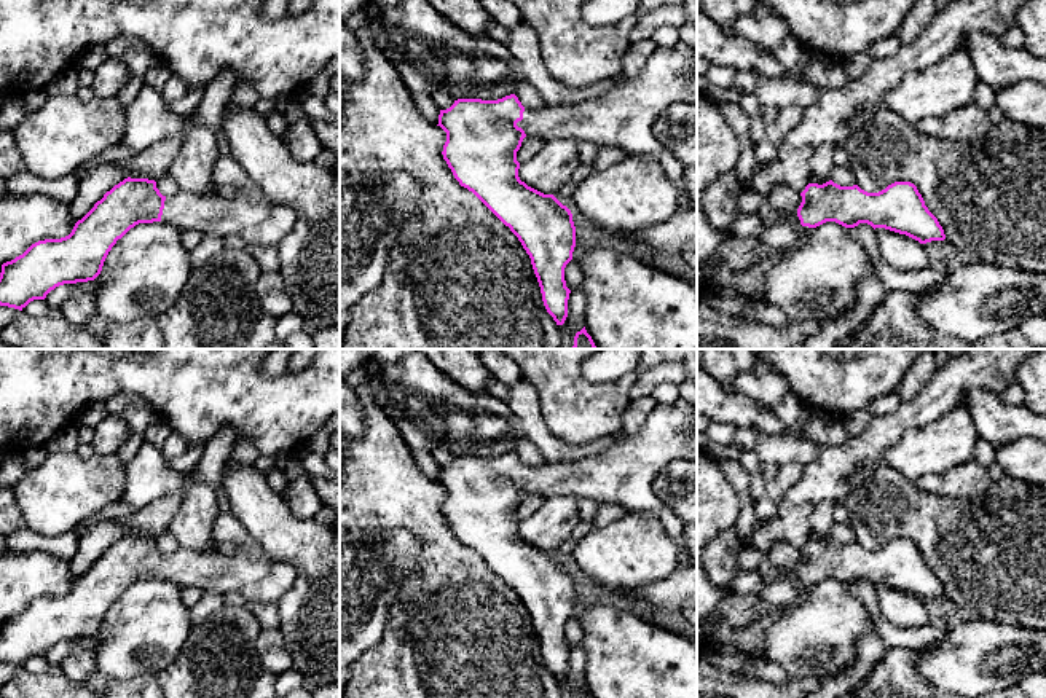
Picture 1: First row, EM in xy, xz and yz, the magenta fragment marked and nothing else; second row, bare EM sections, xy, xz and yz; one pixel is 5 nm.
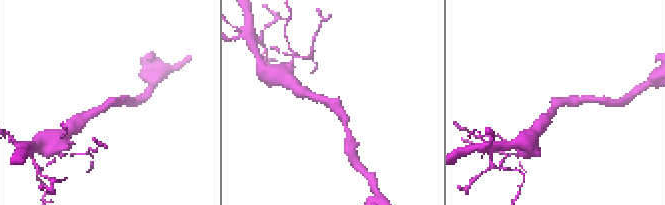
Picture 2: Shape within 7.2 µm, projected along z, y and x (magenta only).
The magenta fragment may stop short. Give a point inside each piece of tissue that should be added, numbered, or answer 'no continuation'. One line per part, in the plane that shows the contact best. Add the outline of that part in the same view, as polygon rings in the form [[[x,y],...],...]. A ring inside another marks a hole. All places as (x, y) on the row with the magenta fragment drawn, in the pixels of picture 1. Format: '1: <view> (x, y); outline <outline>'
1: xz (624, 117); outline [[[678,41],[659,46],[633,78],[579,104],[526,108],[517,123],[526,135],[539,139],[574,137],[625,153],[652,156],[679,190],[679,207],[697,209],[689,201],[686,167],[651,134],[657,116],[674,102],[697,104],[697,48]]]

